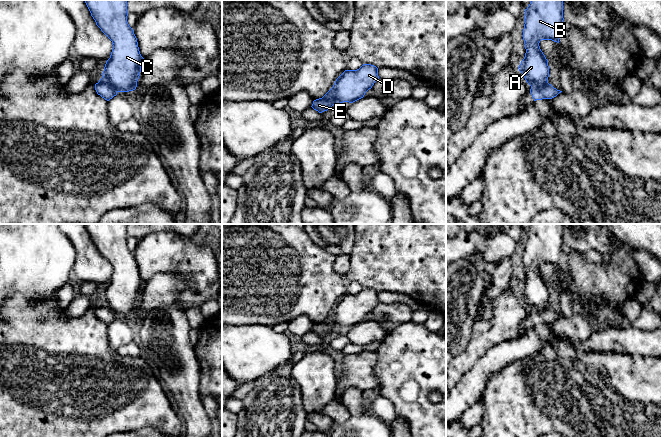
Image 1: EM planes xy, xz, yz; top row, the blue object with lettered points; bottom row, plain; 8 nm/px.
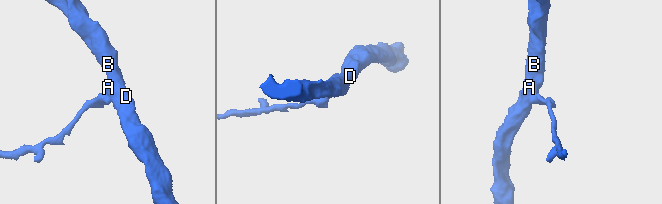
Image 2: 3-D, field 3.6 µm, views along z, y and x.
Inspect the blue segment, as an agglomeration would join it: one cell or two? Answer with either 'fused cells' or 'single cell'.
fused cells

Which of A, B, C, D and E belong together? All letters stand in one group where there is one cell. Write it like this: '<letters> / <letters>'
A B C D / E

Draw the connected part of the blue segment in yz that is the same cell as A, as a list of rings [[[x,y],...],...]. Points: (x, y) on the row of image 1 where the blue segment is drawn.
[[[530,0],[525,9],[523,40],[526,53],[518,69],[531,87],[548,83],[548,60],[539,43],[541,40],[559,43],[563,20],[563,0]]]

